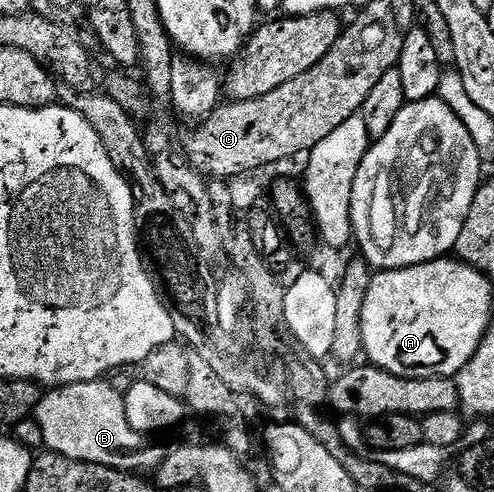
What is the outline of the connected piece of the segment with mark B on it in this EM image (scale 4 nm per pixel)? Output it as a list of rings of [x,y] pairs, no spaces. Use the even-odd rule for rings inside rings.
[[[105,381],[74,383],[48,390],[35,406],[34,418],[39,422],[44,437],[43,447],[48,452],[64,455],[77,461],[112,467],[124,473],[154,472],[165,458],[165,451],[150,447],[148,440],[132,431],[118,410],[111,411],[111,400],[116,393]]]

